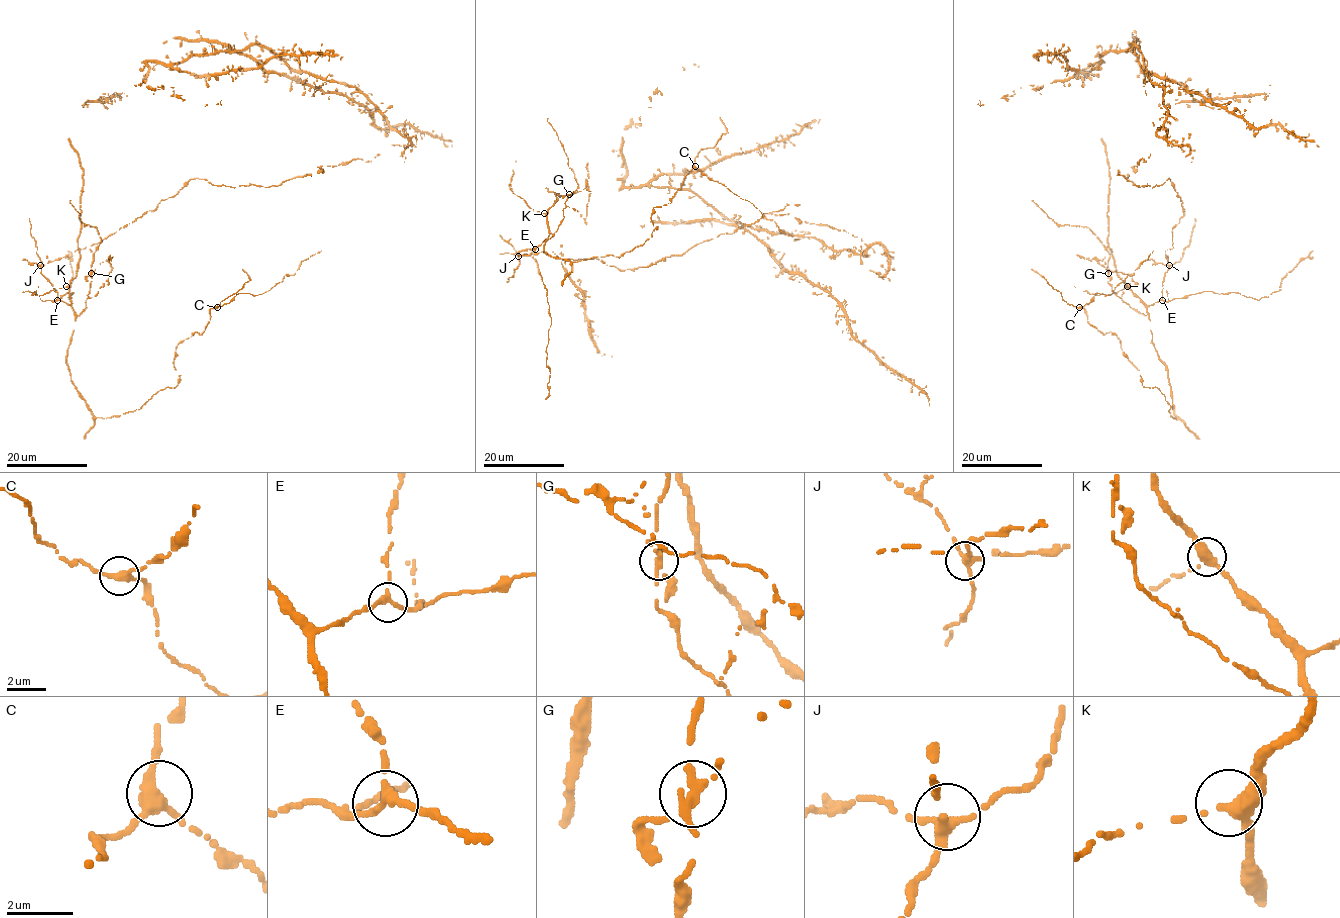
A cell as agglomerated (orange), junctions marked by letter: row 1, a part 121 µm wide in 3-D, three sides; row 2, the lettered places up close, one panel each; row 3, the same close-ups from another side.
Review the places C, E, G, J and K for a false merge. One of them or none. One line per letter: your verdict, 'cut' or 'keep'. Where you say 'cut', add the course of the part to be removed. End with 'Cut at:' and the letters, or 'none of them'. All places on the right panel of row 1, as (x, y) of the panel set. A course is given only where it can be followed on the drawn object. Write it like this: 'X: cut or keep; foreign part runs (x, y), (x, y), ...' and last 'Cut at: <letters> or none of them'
C: keep
E: keep
G: cut; foreign part runs (1108, 273), (1105, 262), (1098, 261), (1109, 270), (1128, 274), (1132, 278), (1130, 287)
J: keep
K: keep
Cut at: G

